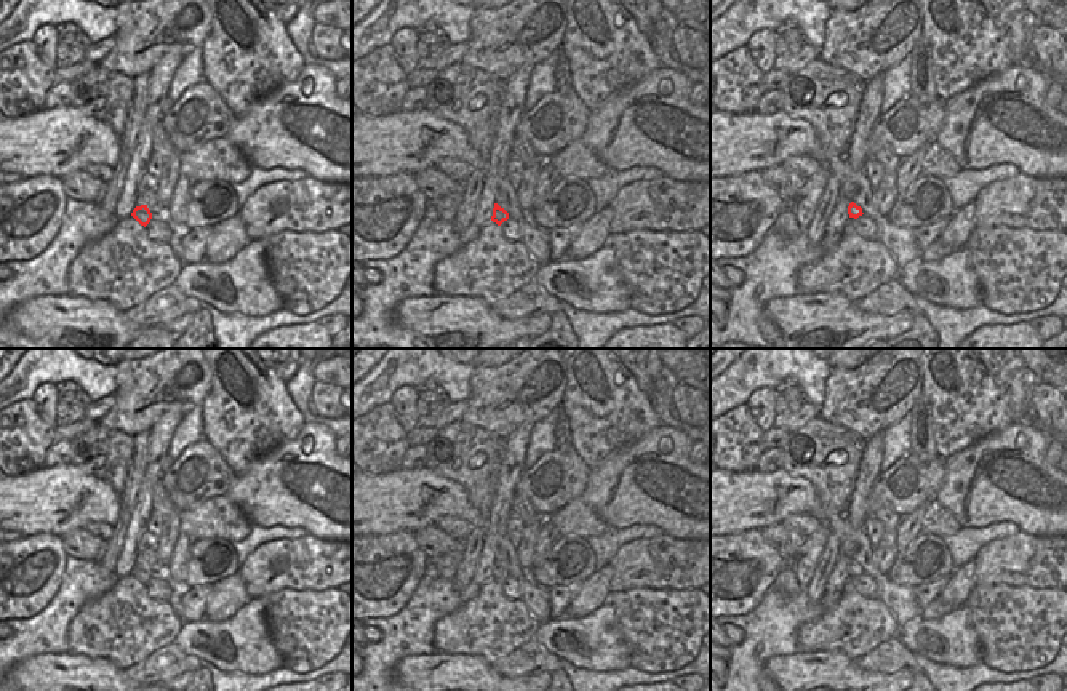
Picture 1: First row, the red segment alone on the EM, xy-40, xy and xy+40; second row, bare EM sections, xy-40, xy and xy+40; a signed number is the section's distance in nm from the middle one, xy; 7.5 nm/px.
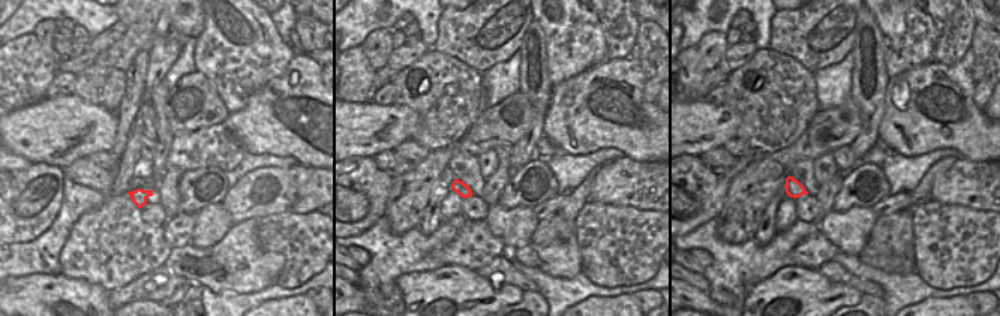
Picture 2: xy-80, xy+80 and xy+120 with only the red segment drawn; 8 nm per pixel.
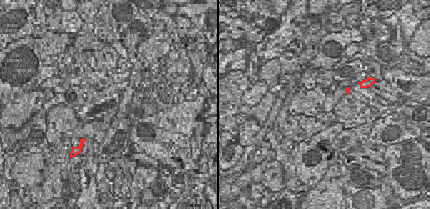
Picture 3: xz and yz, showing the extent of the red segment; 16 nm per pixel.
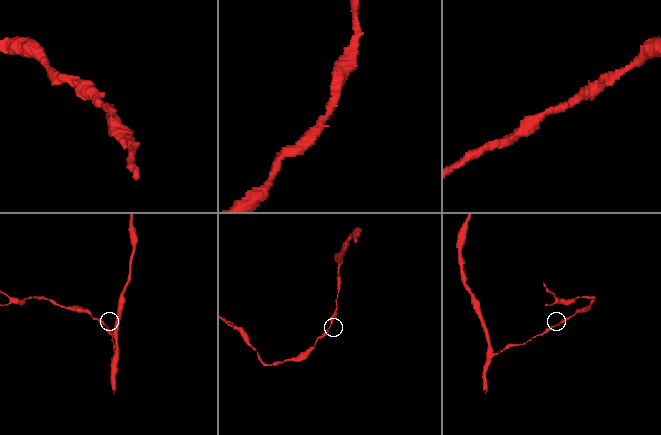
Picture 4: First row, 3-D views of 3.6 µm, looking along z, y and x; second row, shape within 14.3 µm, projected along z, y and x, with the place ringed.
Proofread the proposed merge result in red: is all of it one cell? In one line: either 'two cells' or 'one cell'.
one cell

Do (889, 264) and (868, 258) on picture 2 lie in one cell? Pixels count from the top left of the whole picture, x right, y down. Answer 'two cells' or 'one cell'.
one cell

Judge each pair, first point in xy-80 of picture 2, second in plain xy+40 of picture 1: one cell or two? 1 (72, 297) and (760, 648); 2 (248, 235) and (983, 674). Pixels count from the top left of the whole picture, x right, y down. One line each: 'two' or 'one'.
1: two
2: two

